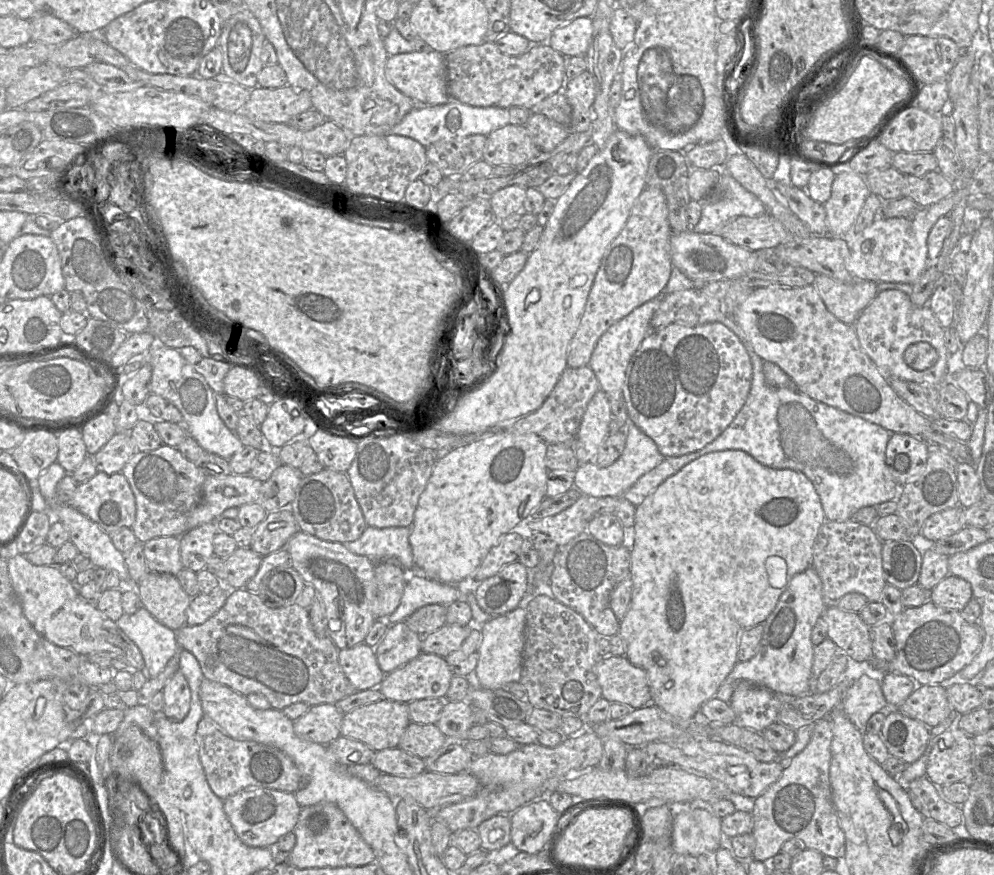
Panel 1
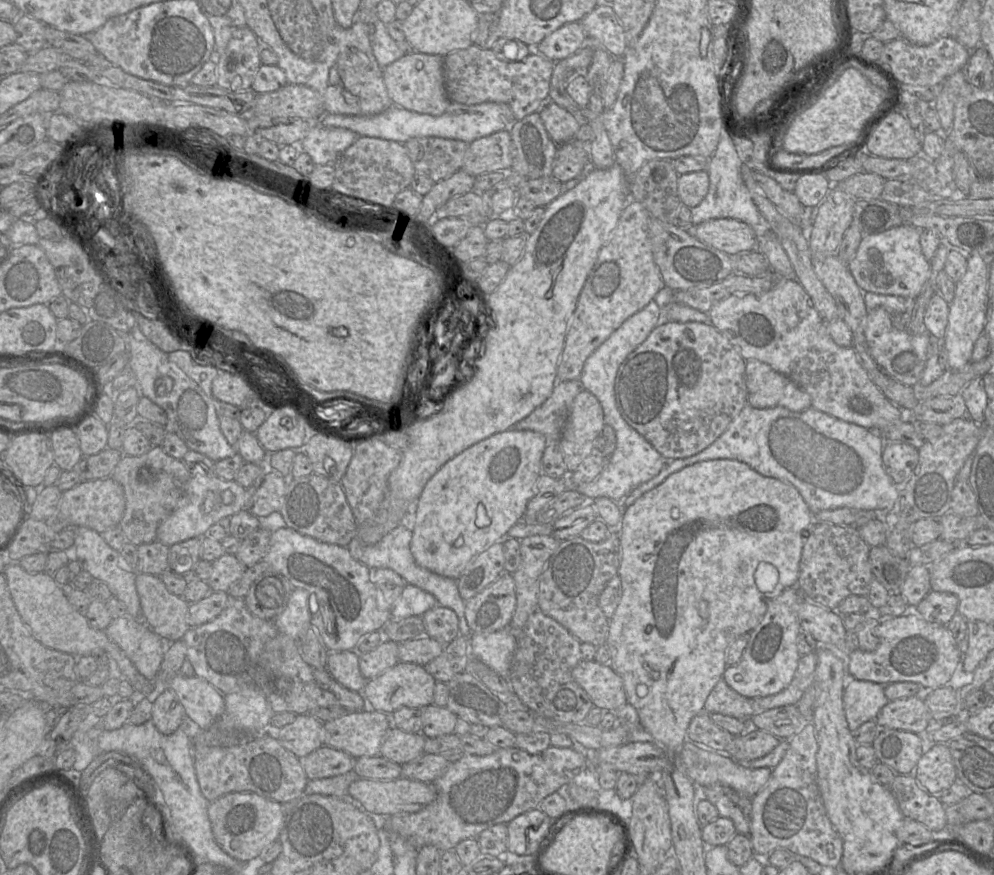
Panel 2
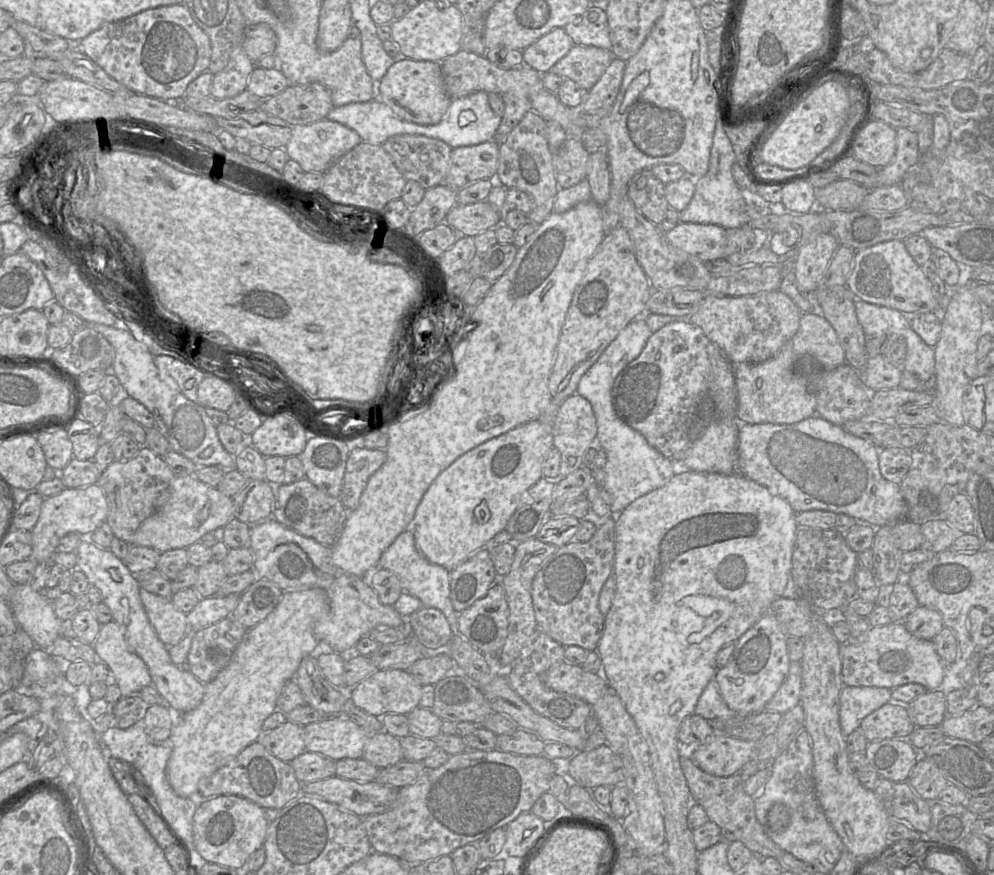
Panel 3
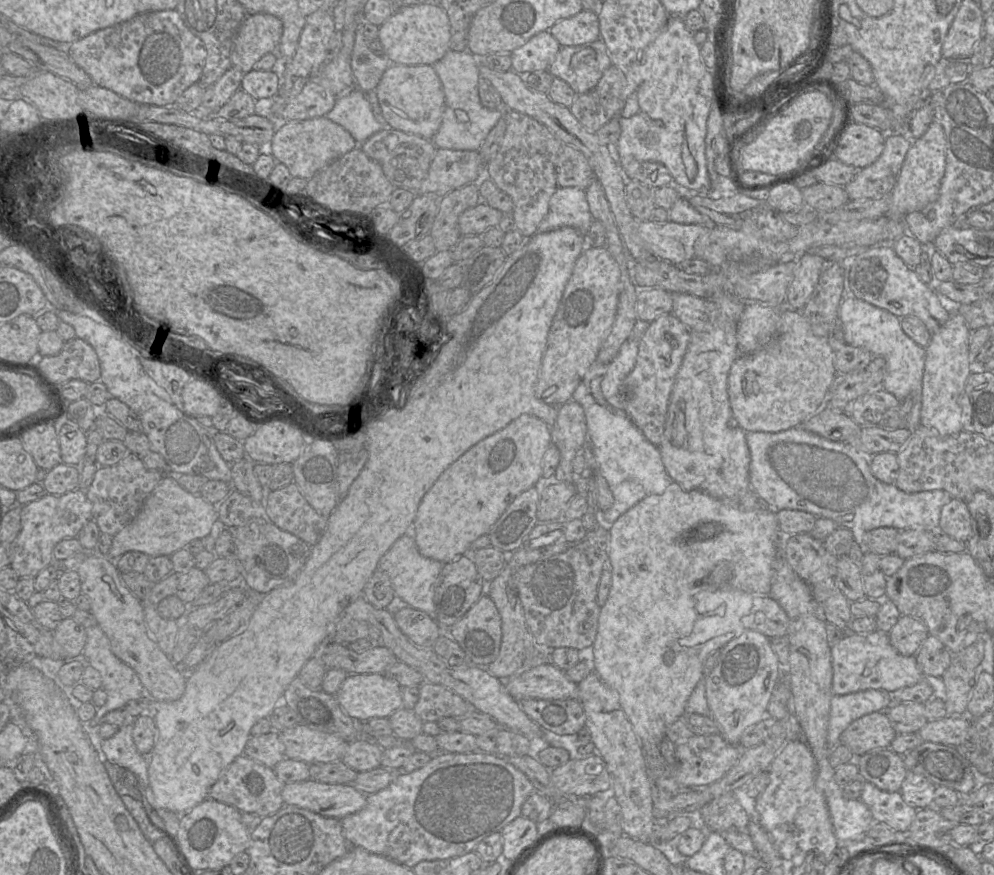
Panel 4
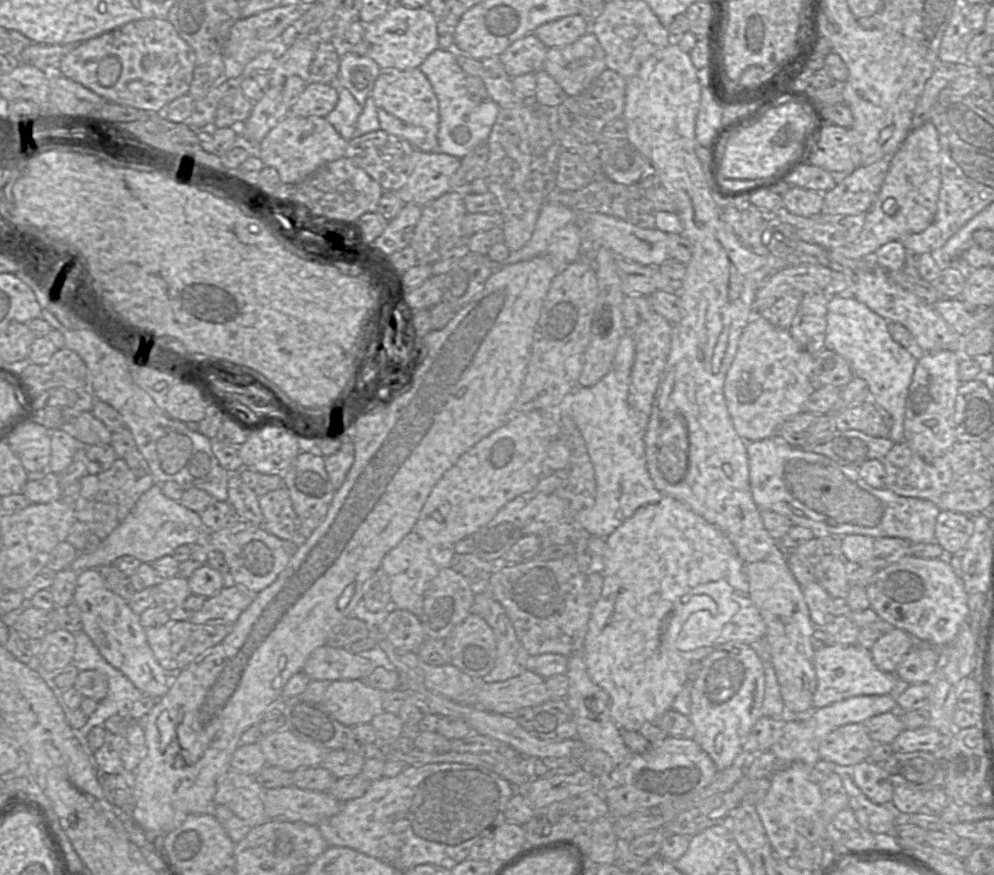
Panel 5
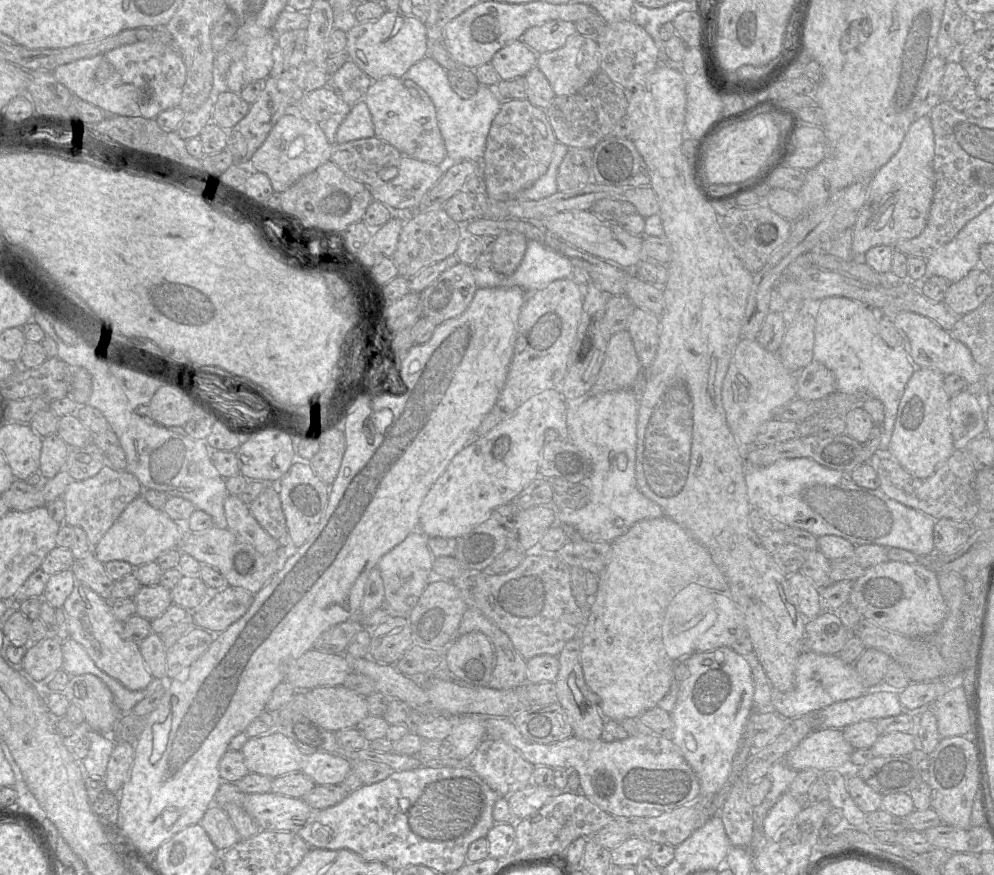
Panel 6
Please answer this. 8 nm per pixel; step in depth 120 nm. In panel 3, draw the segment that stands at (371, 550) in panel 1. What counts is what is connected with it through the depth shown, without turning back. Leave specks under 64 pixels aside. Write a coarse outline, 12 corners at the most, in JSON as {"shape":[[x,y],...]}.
{"shape":[[404,531],[382,553],[378,568],[402,590],[440,610],[462,636],[450,599],[450,571],[429,562]]}

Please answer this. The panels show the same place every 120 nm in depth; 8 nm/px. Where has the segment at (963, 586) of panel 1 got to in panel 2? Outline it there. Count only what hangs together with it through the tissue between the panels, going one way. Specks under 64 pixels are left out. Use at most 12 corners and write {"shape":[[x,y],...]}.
{"shape":[[929,592],[908,613],[946,626],[958,613],[959,599]]}

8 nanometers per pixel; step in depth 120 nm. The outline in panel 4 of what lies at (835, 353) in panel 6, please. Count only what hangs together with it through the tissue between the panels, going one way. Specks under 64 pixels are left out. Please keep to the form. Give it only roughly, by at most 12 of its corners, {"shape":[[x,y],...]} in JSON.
{"shape":[[857,297],[841,301],[844,343],[886,360],[882,388],[912,397],[920,426],[926,348],[898,316]]}

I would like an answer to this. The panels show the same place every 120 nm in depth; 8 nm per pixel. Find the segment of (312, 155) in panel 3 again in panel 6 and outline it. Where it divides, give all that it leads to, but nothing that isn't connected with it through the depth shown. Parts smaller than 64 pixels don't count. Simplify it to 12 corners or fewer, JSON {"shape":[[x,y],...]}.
{"shape":[[289,112],[253,154],[282,193],[330,161],[320,123]]}

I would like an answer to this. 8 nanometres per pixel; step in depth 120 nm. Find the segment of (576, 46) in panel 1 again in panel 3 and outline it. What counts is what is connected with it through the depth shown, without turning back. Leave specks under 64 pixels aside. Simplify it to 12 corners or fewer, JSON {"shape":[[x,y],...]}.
{"shape":[[555,28],[522,50],[523,64],[550,71],[574,46]]}

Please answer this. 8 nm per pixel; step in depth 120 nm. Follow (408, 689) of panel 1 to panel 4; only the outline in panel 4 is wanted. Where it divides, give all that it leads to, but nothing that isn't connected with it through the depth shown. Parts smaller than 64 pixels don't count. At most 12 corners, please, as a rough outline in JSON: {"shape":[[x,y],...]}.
{"shape":[[351,674],[335,697],[351,718],[388,718],[402,687],[385,674]]}

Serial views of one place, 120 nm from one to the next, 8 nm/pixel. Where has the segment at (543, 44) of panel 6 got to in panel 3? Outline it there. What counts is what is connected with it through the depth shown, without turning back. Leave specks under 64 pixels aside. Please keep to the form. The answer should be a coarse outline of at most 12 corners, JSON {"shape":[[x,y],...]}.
{"shape":[[590,6],[563,29],[574,45],[611,50],[606,12]]}

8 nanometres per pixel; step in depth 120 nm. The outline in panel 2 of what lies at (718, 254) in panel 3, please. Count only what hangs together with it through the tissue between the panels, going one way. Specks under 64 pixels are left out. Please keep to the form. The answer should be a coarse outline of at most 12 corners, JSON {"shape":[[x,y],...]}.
{"shape":[[711,219],[687,229],[729,255],[756,249],[747,223]]}

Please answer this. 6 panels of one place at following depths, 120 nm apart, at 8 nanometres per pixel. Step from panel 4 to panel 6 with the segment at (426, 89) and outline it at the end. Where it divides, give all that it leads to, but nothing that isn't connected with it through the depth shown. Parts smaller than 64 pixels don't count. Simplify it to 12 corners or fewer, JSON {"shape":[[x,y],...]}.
{"shape":[[384,76],[363,97],[375,137],[446,165],[428,94]]}

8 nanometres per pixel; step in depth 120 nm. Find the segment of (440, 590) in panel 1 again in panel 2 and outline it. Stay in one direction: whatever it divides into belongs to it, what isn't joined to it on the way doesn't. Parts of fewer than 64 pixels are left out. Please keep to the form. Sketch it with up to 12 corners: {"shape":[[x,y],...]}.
{"shape":[[406,584],[390,610],[390,621],[420,615],[436,598]]}

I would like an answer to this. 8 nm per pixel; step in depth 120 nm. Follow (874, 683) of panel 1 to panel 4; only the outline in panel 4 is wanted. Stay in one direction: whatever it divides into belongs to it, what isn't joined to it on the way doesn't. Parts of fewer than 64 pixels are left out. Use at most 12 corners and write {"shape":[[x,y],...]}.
{"shape":[[885,690],[833,695],[827,742],[840,744],[841,733],[862,716],[886,711]]}

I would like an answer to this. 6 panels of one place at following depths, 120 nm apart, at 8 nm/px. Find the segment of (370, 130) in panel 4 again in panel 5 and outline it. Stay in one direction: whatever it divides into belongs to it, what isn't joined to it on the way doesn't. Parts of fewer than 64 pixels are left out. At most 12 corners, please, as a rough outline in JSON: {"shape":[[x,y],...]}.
{"shape":[[346,88],[325,118],[344,139],[354,138],[363,106]]}

